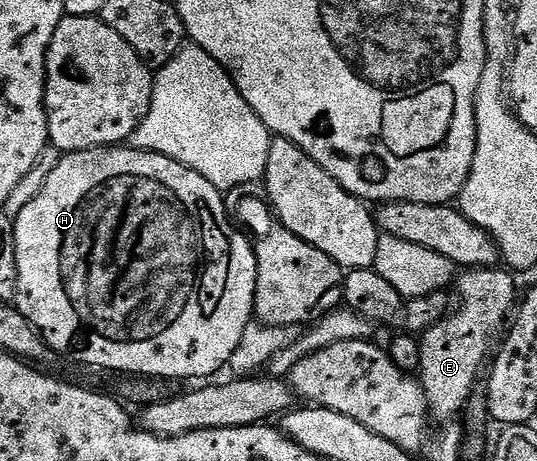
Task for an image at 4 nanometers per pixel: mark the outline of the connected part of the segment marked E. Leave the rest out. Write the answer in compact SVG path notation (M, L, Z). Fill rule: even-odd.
M495 266L464 269L457 278L459 307L456 310L454 307L447 317L433 324L433 328L429 328L419 338L421 360L417 377L425 392L430 417L436 423L450 423L458 419L455 418L458 414L460 417L466 411L471 393L480 385L481 375L488 365L492 353L491 341L500 337L516 309L516 275L510 269L499 269Z

